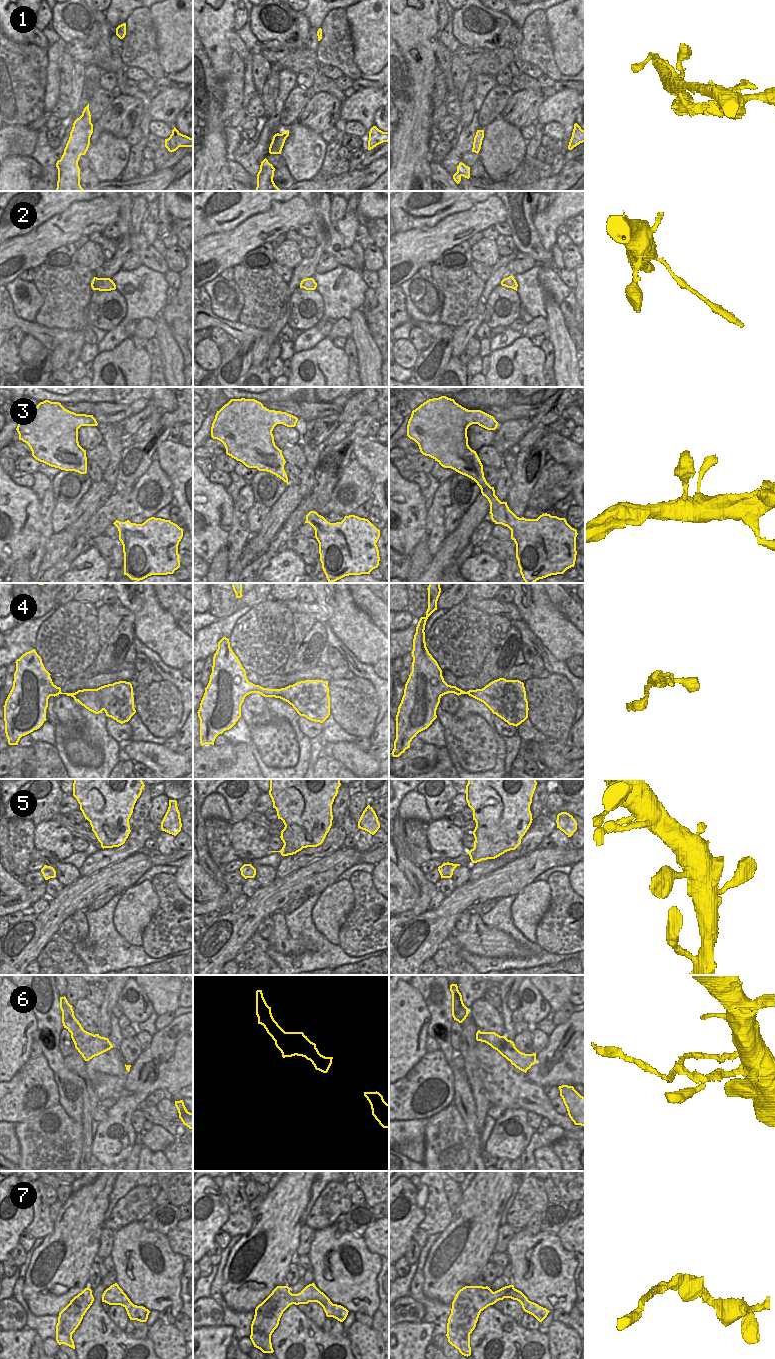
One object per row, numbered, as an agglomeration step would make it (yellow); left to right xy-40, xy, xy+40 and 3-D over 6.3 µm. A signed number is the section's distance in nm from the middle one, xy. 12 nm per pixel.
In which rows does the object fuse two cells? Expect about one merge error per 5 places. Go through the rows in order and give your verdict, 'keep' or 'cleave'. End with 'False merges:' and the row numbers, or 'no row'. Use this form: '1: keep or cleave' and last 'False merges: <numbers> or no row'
1: cleave
2: cleave
3: keep
4: keep
5: keep
6: cleave
7: keep
False merges: 1, 2, 6

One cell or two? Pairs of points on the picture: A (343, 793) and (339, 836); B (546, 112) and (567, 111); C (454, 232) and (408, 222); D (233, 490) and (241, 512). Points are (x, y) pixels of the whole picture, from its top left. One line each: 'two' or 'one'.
A: two
B: one
C: two
D: two

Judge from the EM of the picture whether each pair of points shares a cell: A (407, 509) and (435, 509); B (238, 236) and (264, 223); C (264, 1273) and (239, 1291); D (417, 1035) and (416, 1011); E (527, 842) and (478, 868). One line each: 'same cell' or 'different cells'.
A: different cells
B: same cell
C: same cell
D: same cell
E: same cell

